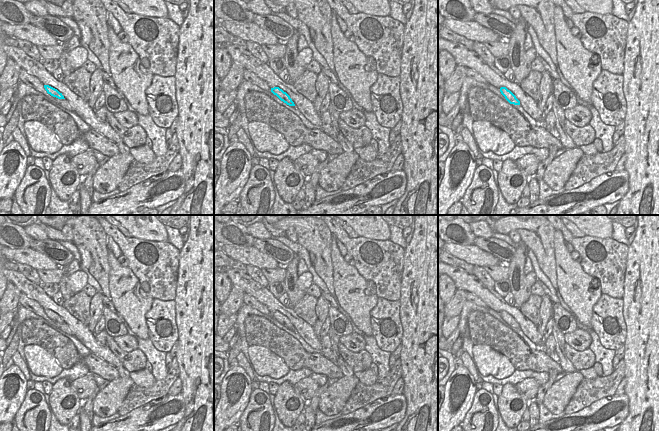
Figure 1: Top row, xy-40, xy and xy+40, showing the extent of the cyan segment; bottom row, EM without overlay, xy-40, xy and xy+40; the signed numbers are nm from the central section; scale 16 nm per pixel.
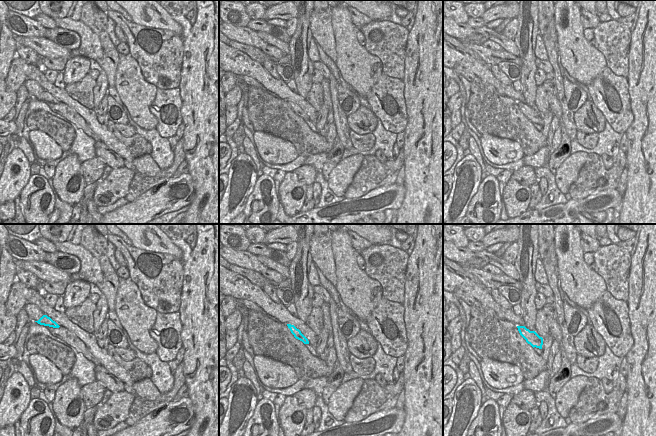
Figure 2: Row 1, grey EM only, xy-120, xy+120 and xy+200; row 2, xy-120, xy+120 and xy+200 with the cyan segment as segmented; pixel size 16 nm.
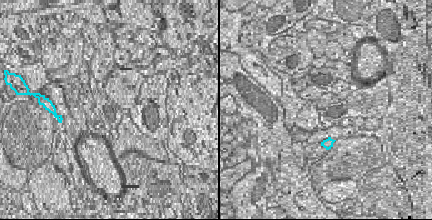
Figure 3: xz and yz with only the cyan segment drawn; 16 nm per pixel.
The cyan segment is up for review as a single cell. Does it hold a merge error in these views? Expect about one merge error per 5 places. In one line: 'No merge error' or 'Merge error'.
No merge error.

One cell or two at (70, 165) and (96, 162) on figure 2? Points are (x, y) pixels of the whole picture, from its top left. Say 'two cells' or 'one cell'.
two cells

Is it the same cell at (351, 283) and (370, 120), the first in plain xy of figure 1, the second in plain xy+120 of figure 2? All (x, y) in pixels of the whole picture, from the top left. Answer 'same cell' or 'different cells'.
different cells

